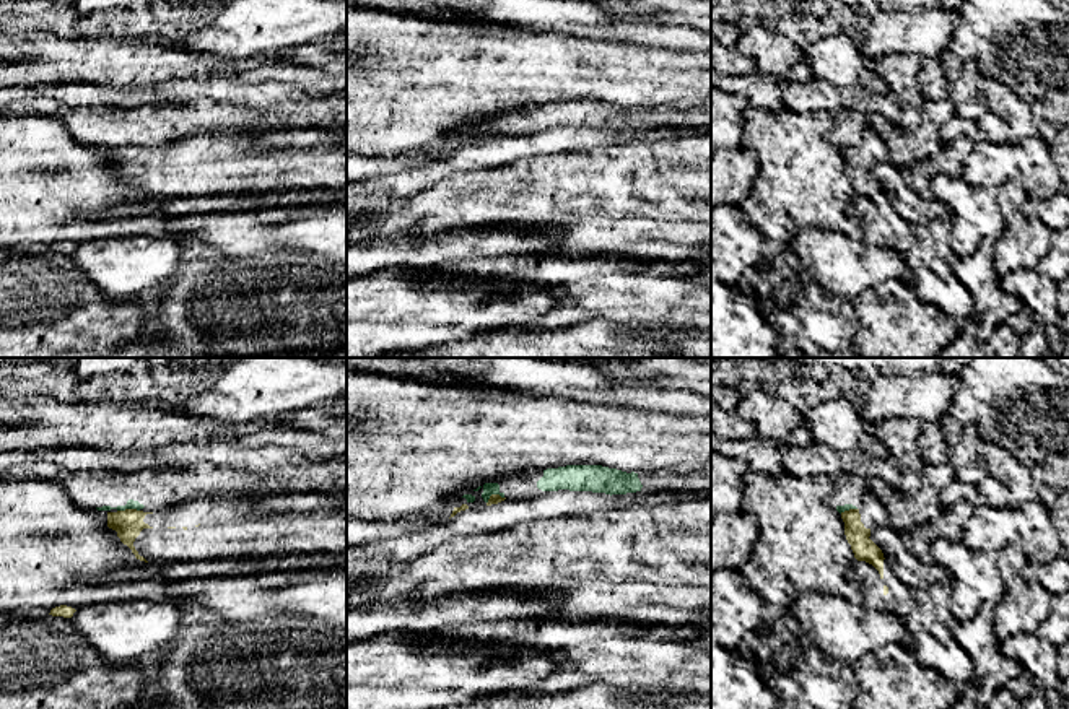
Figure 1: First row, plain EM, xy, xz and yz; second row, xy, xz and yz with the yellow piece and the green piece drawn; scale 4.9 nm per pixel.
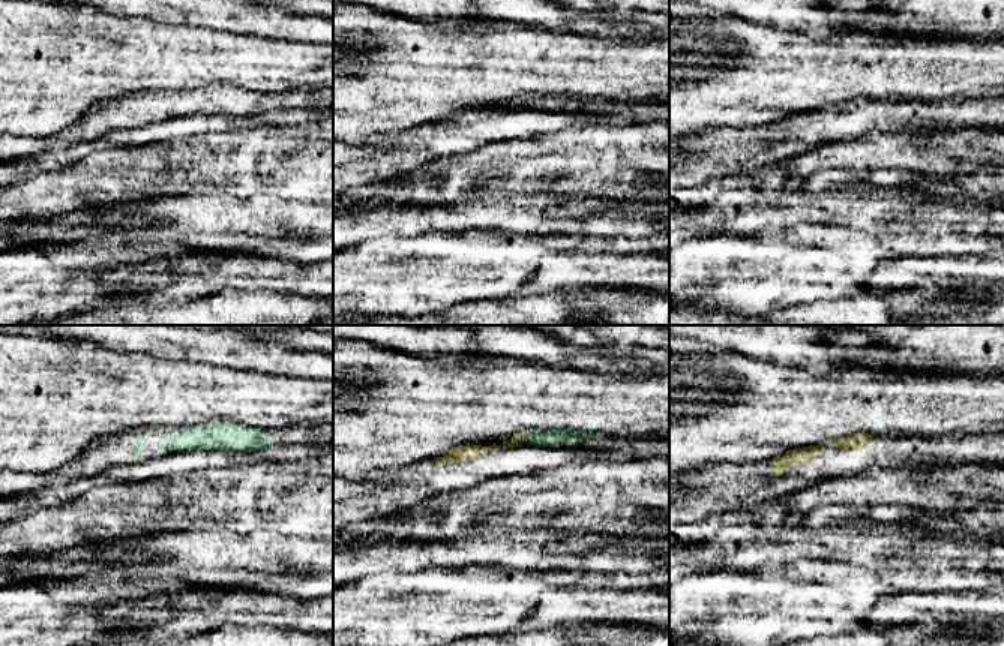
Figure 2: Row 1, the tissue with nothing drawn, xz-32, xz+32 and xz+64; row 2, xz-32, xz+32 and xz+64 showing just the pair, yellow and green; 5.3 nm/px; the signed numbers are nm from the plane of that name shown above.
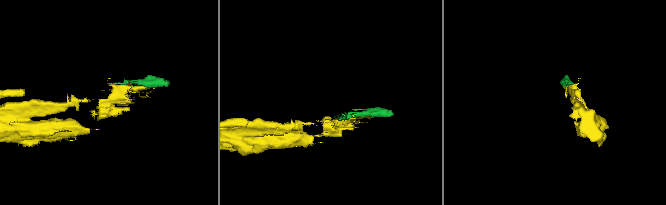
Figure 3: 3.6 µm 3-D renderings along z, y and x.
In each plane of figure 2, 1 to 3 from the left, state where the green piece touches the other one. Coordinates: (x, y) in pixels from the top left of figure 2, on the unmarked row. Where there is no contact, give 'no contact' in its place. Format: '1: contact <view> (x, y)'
1: no contact
2: contact xz+32 (527, 101)
3: no contact

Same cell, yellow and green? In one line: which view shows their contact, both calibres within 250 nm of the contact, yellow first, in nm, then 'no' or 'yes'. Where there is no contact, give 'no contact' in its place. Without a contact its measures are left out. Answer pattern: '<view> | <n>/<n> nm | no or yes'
xy | 140/50 nm | no

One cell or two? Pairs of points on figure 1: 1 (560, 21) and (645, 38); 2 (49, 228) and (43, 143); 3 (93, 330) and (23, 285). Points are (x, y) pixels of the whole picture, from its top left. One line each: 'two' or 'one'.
1: one
2: one
3: one

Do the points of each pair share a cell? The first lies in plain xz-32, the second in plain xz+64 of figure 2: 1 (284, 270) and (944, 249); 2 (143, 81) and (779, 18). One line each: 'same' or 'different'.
1: different
2: different

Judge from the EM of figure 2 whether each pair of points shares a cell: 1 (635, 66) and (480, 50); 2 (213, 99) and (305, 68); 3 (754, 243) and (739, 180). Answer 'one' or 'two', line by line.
1: one
2: two
3: two

